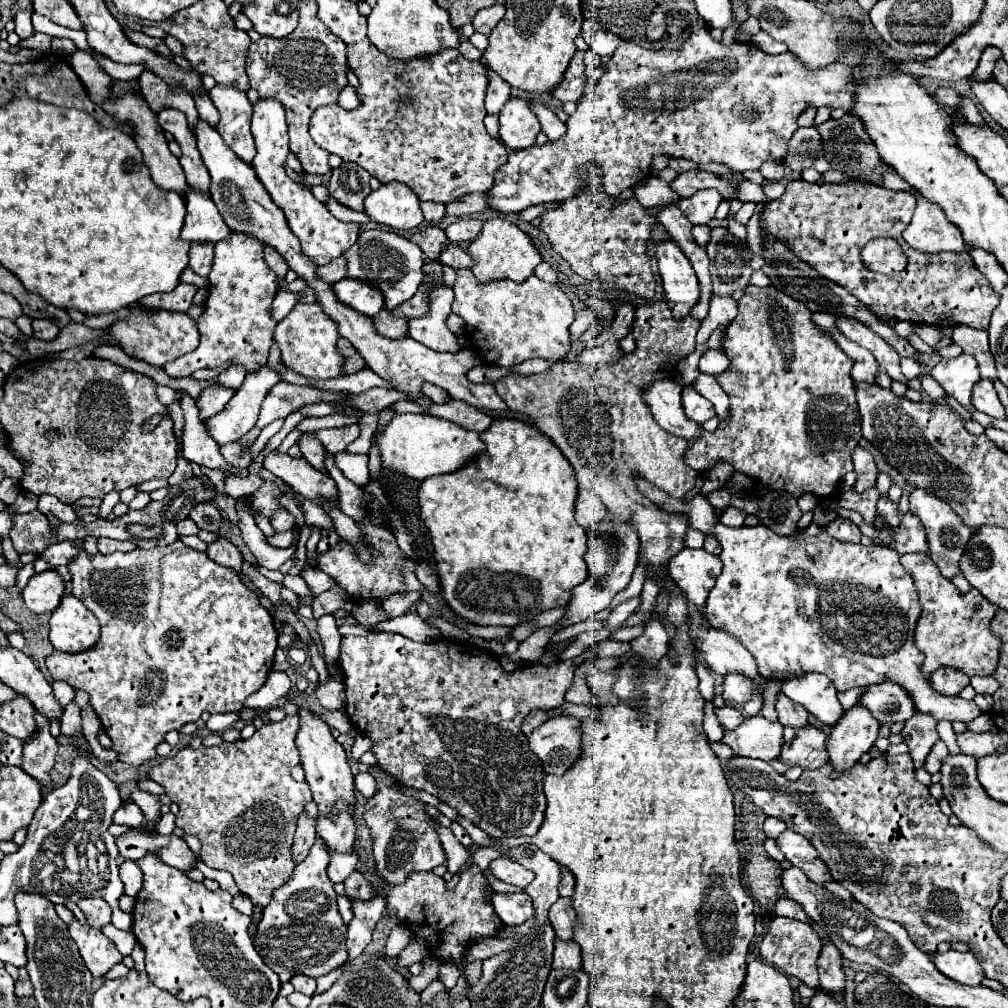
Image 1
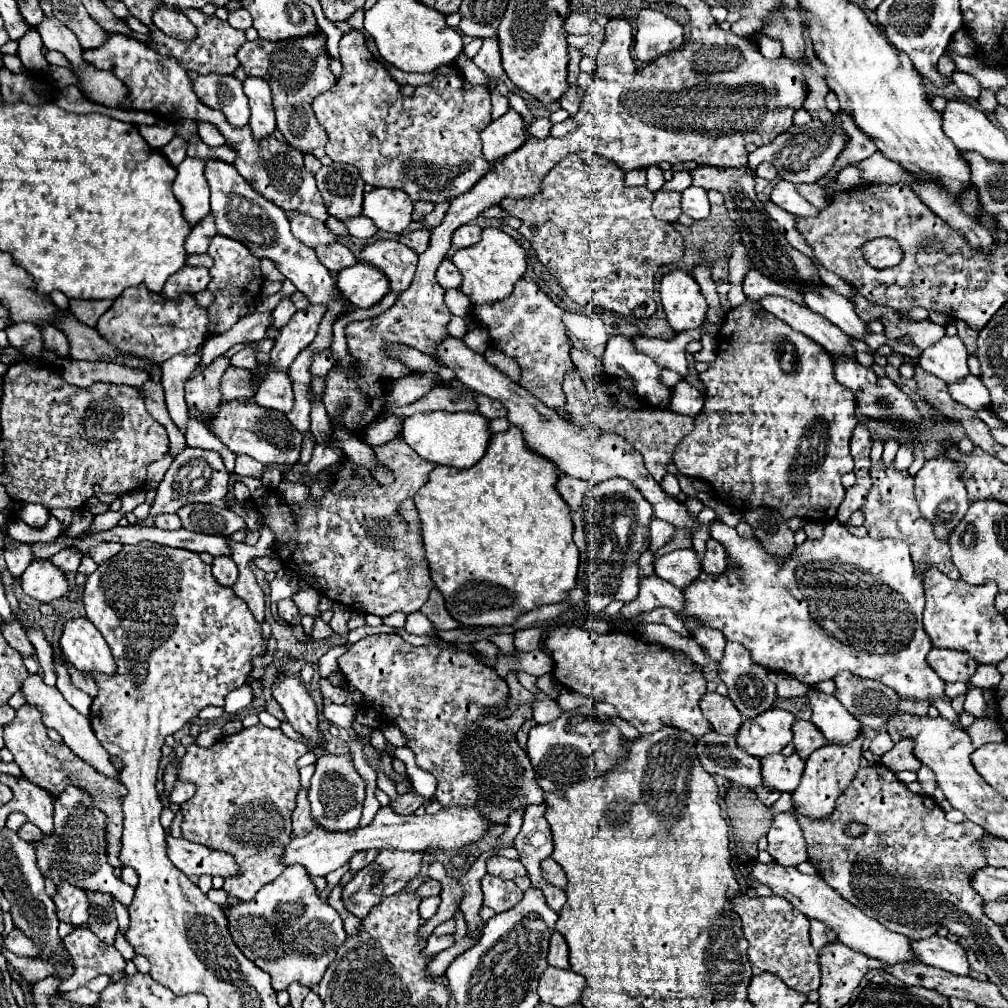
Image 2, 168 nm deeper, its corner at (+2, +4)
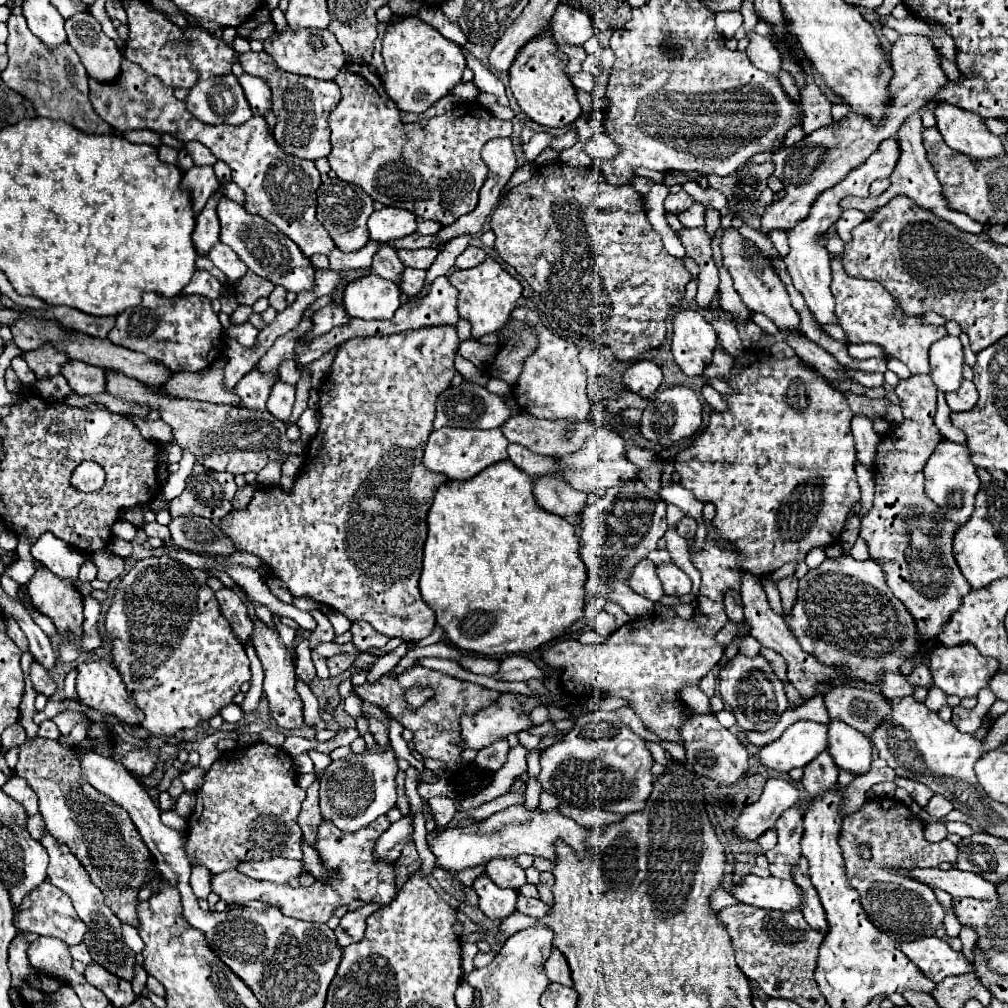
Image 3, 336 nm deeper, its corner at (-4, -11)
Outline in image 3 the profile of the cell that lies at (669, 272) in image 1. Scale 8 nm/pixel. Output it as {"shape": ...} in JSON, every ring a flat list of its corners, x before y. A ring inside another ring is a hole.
{"shape":[[678,310,674,316,672,354,688,376,702,376,716,348,716,332,698,310]]}

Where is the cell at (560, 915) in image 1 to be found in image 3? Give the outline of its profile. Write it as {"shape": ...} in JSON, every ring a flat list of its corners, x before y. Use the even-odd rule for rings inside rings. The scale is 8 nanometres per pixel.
{"shape":[[518,896,518,912,526,914,526,916,532,916,532,918,542,918,542,916,552,912,552,906,544,904,540,898]]}

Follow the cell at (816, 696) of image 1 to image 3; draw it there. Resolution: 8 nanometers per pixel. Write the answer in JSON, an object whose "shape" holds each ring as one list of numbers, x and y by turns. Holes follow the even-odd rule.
{"shape":[[842,720,828,722,828,752,836,766,856,774,870,770,872,742,862,732,842,724]]}

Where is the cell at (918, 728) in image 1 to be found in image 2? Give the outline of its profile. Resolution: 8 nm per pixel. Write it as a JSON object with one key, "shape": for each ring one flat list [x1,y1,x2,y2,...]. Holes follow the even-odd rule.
{"shape":[[908,739,896,743,892,747,892,751,888,751,880,761,888,769,892,769,894,773,900,773,900,771,918,771,922,767,920,761,916,761,916,757,912,757,912,741,908,741]]}

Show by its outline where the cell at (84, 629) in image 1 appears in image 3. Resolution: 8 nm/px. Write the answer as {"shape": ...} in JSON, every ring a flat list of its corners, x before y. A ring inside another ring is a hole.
{"shape":[[92,656,90,660,80,662,80,664,76,666,76,670,78,670,76,692,78,692,78,696,80,696,80,700,82,700,84,704,88,704,88,706,92,706,92,708,96,708,96,710,100,710,100,712,104,712,106,716,108,716,108,714,114,714,114,716,118,716,120,720,124,720,124,722,128,722,128,724,136,724,136,726,138,726,138,724,144,720,140,708,138,708,138,706,134,704,134,700,128,696,128,690,126,690,124,682,122,682,118,670,116,670,110,662,106,662,104,658]]}

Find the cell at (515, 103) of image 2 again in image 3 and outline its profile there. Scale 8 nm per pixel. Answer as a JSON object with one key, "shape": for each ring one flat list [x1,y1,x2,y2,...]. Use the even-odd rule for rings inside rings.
{"shape":[[462,48,464,56,466,56,466,64,468,68,474,70,474,80,476,80,476,86,482,90,482,92,490,92,496,96,496,102,502,104,502,106,510,106,508,98,506,98,506,90,504,90,504,84,486,68,482,66,476,58,472,58,464,48]]}

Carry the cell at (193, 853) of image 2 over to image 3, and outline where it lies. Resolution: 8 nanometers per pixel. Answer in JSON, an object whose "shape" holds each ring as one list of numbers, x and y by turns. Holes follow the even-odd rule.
{"shape":[[380,816,374,820,374,824,356,830,352,834,342,834,332,822,322,822,318,830,318,842,316,850,328,870,328,884,316,882,310,888,290,888,286,884,272,884,272,882,262,882,262,880,250,880,248,876,242,876,234,870,226,870,220,874,212,874,212,892,218,894,226,904,246,904,250,900,260,900,266,904,278,906,286,916,294,916,300,920,308,922,328,922,328,918,334,914,338,906,348,906,352,900,360,898,364,902,378,902,382,906,390,904,396,886,394,886,394,868,386,864,378,864,372,860,372,846,378,840,378,836,390,826,390,820,386,816],[338,868,340,874,334,876,330,870]]}

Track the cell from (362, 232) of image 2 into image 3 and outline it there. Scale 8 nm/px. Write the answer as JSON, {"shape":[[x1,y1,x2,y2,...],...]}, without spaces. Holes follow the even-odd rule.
{"shape":[[380,244,378,252,374,254,374,260,372,260,372,272,386,278,386,280,400,282,402,270,404,270,404,264,400,262,396,248,390,244]]}

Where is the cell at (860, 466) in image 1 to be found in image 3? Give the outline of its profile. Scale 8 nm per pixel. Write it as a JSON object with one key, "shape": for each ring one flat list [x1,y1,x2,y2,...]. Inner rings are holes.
{"shape":[[854,416,852,420,852,434,854,434,854,446,856,446,856,456,858,460,868,468,874,470,874,456,878,452,880,438,872,428,870,418,866,416]]}

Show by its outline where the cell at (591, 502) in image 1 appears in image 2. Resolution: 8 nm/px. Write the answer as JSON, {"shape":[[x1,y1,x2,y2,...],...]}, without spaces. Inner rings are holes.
{"shape":[[558,475,558,481,556,481,556,491,562,495,562,499,570,505,570,509,580,509,580,503,584,499,584,493,590,489,590,483,586,481,576,481,572,477,564,477,564,475]]}

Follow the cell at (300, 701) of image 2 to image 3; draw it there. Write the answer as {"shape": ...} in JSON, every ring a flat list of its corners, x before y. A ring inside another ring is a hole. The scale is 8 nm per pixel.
{"shape":[[256,620,254,622,254,632,252,632,252,642,254,642,254,648,258,652,258,658,264,666,264,694,268,698,268,704,270,704,270,716,276,720,278,726,282,728,292,728,294,726,302,726,304,724,304,716,302,716,302,710,304,710,304,704,294,688,296,684,296,672,294,672,294,662,292,662,292,656,290,652,286,650,282,638,278,636,276,630,272,630,270,626,266,626,264,622]]}

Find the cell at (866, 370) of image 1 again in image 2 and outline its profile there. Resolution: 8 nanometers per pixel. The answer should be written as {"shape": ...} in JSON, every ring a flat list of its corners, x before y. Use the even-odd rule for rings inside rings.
{"shape":[[772,295,762,297,760,305,764,311,788,323,794,331,800,331,812,341,816,341,818,345,822,345,828,353,852,353,854,355,854,349,850,347,850,337,842,329,836,329,836,325,832,325,830,321,824,321,824,317,812,313,810,309,794,301,788,301,784,297,772,297]]}

